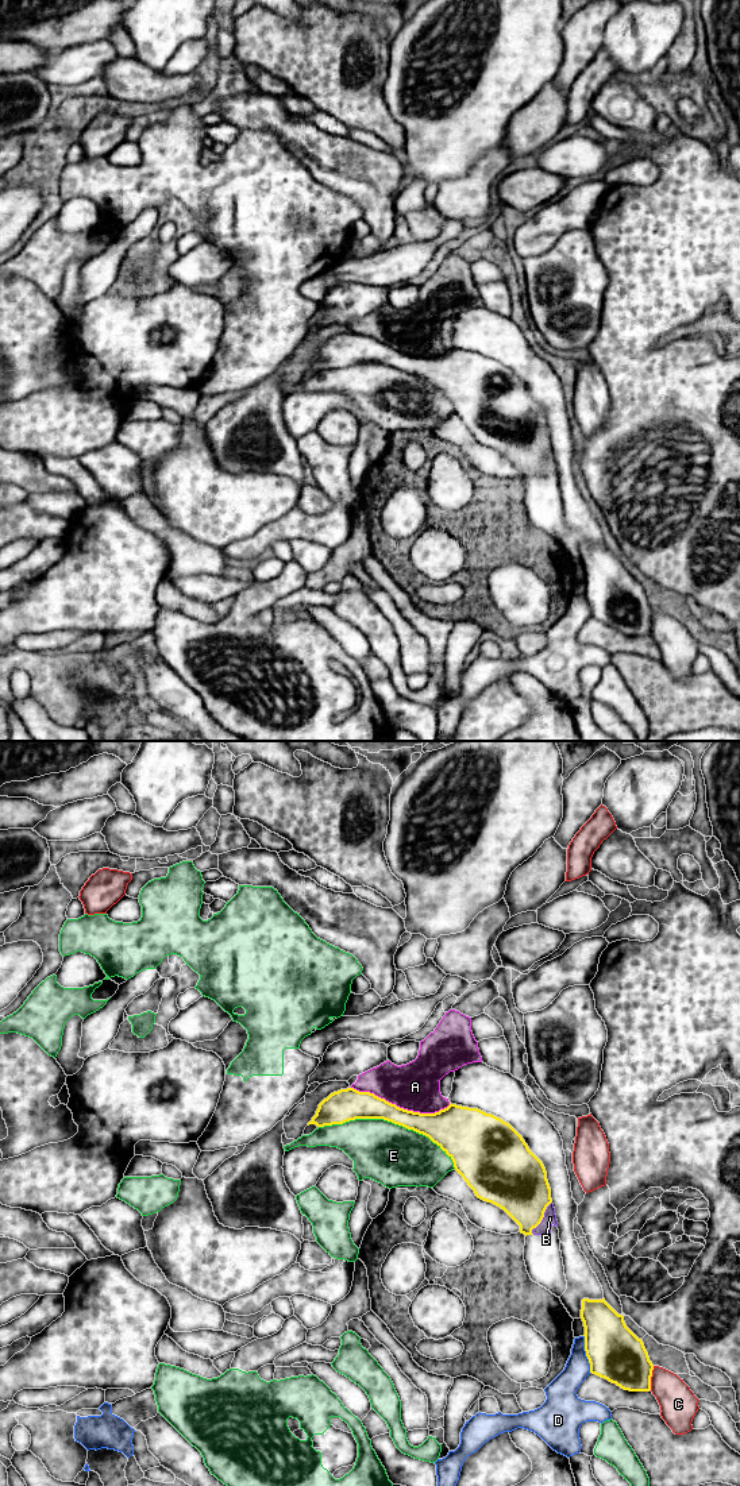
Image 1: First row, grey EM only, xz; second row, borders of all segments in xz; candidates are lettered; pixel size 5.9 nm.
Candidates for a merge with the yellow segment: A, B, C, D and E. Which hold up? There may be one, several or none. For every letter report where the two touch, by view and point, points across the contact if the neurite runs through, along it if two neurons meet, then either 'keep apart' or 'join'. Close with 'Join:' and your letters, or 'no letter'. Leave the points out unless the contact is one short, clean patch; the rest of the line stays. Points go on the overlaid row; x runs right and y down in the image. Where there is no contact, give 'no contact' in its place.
A: xz (401, 1108) | keep apart
B: xz (543, 1216) | keep apart
C: xz (650, 1378) | keep apart
D: xz (586, 1354) | keep apart
E: xz (389, 1120) | keep apart
Join: no letter

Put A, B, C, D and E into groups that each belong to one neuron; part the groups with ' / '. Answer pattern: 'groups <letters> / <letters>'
groups A / B E / C / D

